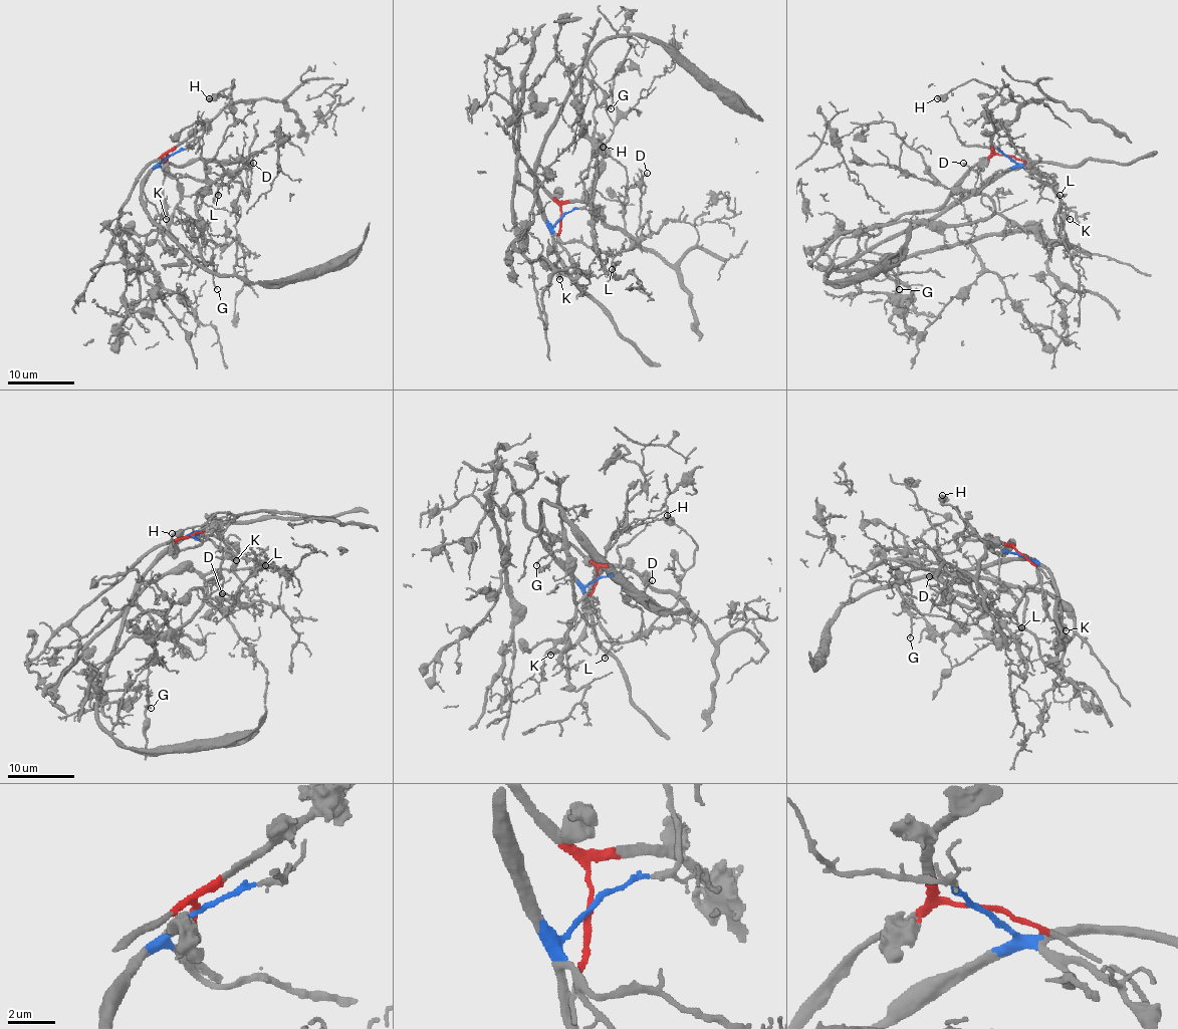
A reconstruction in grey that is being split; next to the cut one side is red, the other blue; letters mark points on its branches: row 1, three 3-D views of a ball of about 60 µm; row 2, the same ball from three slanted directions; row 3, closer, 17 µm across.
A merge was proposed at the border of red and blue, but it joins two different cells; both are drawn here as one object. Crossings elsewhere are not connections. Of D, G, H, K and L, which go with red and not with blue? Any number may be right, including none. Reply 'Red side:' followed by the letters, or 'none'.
Red side: H, K

